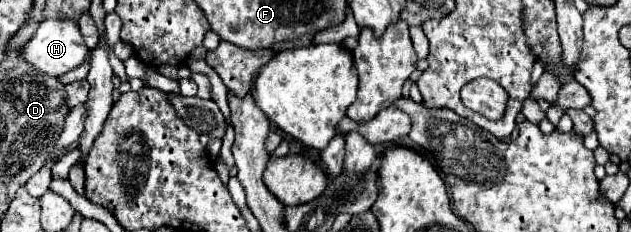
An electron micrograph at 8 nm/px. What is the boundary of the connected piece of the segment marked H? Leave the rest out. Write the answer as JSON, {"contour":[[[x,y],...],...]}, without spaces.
{"contour":[[[53,19],[41,21],[35,35],[19,49],[19,57],[25,63],[37,67],[39,71],[51,77],[59,77],[61,73],[67,73],[79,67],[85,61],[85,55],[87,55],[87,45],[83,41],[79,25],[73,21],[53,21]]]}

